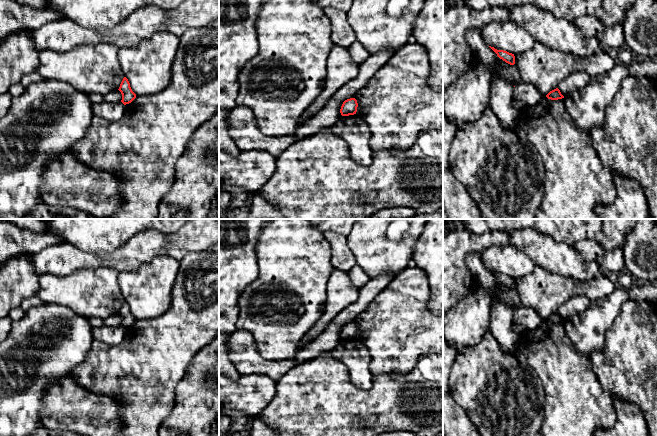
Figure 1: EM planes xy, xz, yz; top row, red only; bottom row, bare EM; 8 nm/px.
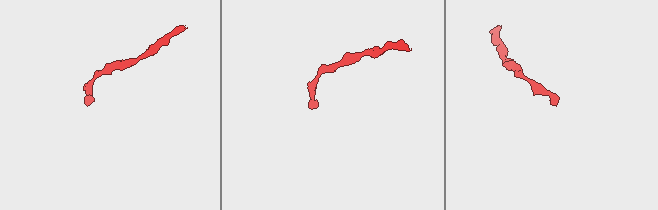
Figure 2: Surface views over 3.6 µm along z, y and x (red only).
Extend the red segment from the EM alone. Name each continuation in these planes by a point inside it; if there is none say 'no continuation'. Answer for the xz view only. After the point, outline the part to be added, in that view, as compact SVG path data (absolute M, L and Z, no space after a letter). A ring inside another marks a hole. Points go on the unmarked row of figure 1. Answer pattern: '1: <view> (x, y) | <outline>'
no continuation

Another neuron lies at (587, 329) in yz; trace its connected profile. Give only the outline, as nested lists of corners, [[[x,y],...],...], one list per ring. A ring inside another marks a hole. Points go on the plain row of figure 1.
[[[619,286],[609,296],[593,301],[585,311],[564,320],[565,332],[579,354],[590,357],[602,351],[605,333],[627,300],[628,290]]]

